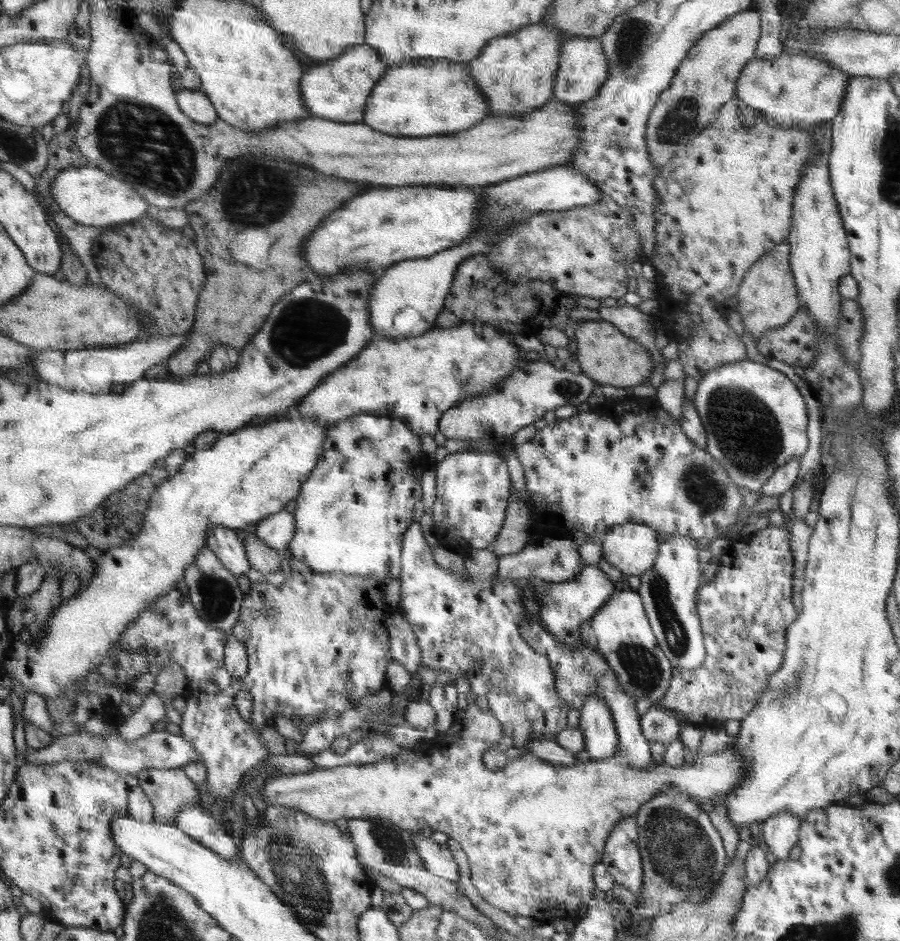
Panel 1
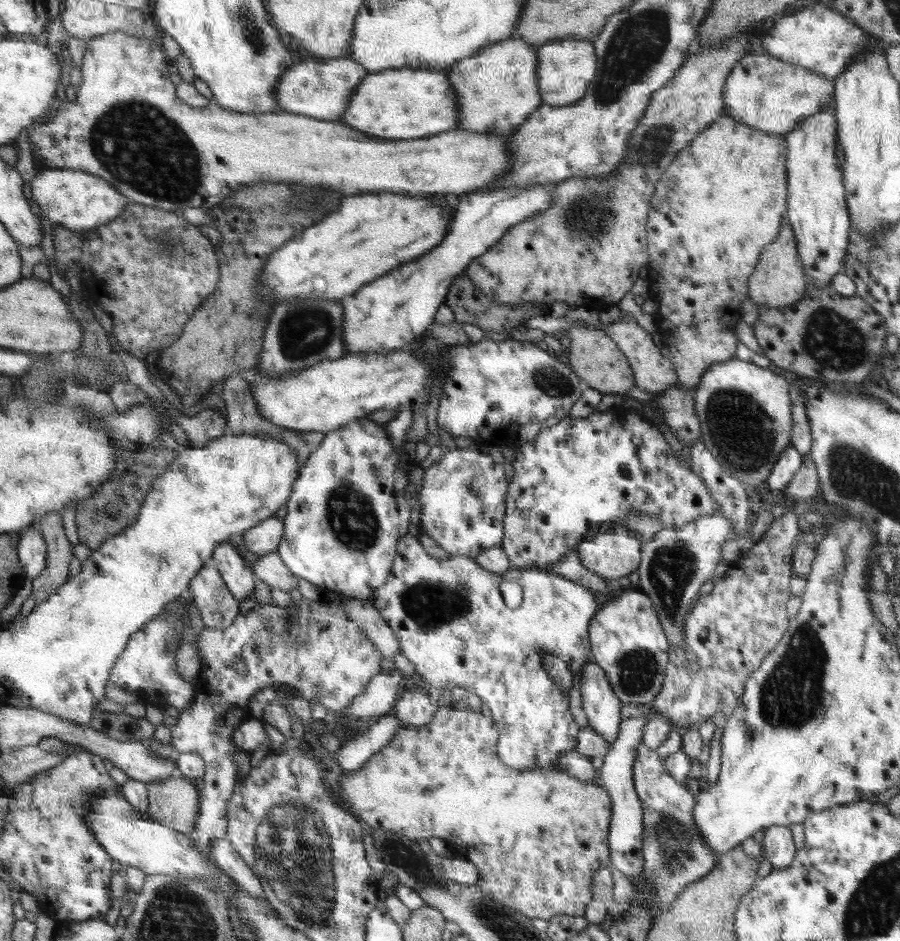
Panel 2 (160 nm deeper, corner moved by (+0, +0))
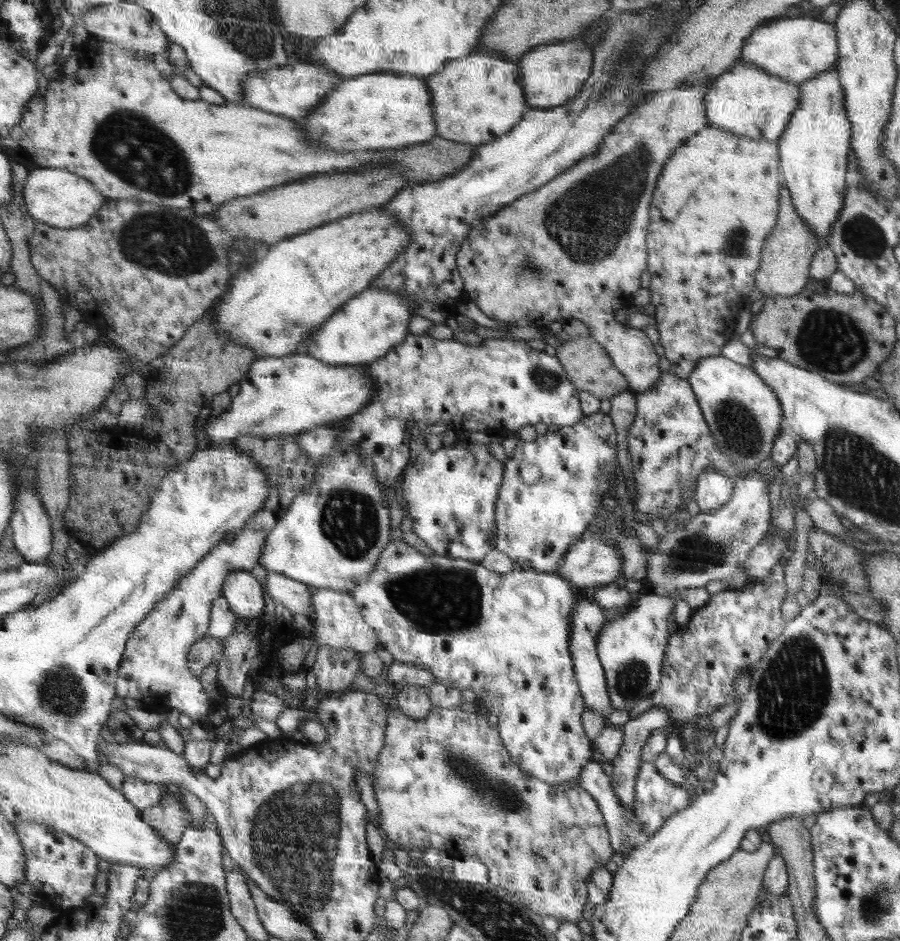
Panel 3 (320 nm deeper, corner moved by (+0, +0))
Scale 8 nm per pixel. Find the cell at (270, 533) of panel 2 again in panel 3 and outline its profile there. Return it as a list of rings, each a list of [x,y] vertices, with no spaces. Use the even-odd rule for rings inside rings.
[[[244,528],[236,533],[233,542],[220,542],[154,606],[128,638],[116,682],[118,697],[131,696],[138,700],[140,707],[152,712],[166,712],[166,708],[172,708],[196,721],[209,718],[212,700],[204,693],[199,677],[188,670],[188,653],[197,640],[206,636],[213,600],[222,595],[223,580],[228,574],[235,569],[257,571],[257,560],[267,535],[264,530]]]

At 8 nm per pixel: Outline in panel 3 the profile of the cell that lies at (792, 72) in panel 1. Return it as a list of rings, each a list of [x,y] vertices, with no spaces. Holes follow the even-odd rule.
[[[738,61],[724,74],[718,75],[705,94],[708,128],[719,126],[734,134],[778,142],[800,106],[800,84],[770,74],[751,62]]]

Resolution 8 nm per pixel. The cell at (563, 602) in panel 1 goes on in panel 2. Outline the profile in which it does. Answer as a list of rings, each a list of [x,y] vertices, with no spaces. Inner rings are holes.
[[[416,533],[406,534],[402,537],[395,555],[390,577],[381,585],[380,588],[370,596],[367,600],[368,604],[372,604],[377,608],[381,617],[387,621],[388,626],[399,635],[399,645],[401,654],[414,665],[416,669],[416,678],[420,678],[426,684],[436,687],[437,689],[445,688],[452,691],[453,688],[465,688],[469,693],[480,696],[482,702],[488,705],[492,716],[498,719],[497,726],[501,731],[501,738],[498,741],[498,754],[500,759],[506,766],[516,769],[536,769],[536,768],[556,768],[557,760],[566,752],[574,751],[577,748],[577,734],[581,730],[581,726],[576,724],[573,719],[572,711],[569,709],[570,697],[553,681],[553,677],[545,670],[541,662],[542,656],[545,654],[553,654],[556,658],[562,660],[572,673],[577,673],[580,666],[584,664],[584,660],[588,658],[590,652],[590,643],[588,642],[588,631],[586,630],[586,620],[592,616],[592,612],[596,614],[596,596],[592,596],[592,590],[589,587],[582,586],[581,583],[572,582],[570,579],[557,575],[552,571],[532,569],[508,569],[503,573],[494,573],[481,567],[473,558],[467,556],[452,556],[444,560],[432,558],[420,544],[416,537]],[[504,580],[516,580],[523,588],[522,604],[518,608],[511,609],[504,604],[504,598],[500,594],[500,584]]]

